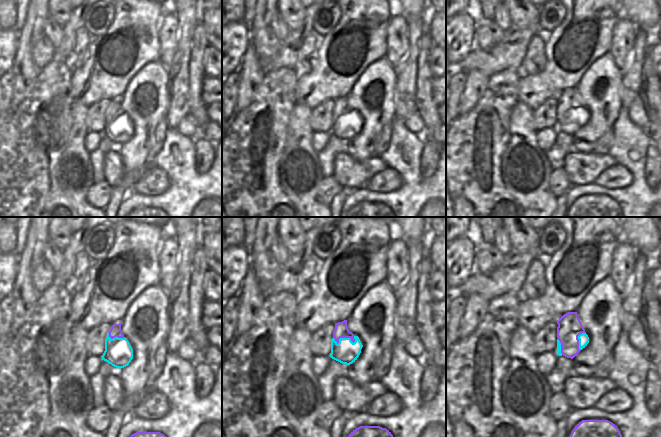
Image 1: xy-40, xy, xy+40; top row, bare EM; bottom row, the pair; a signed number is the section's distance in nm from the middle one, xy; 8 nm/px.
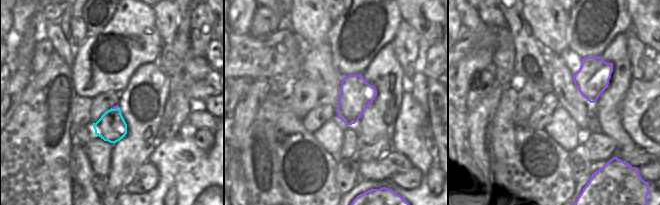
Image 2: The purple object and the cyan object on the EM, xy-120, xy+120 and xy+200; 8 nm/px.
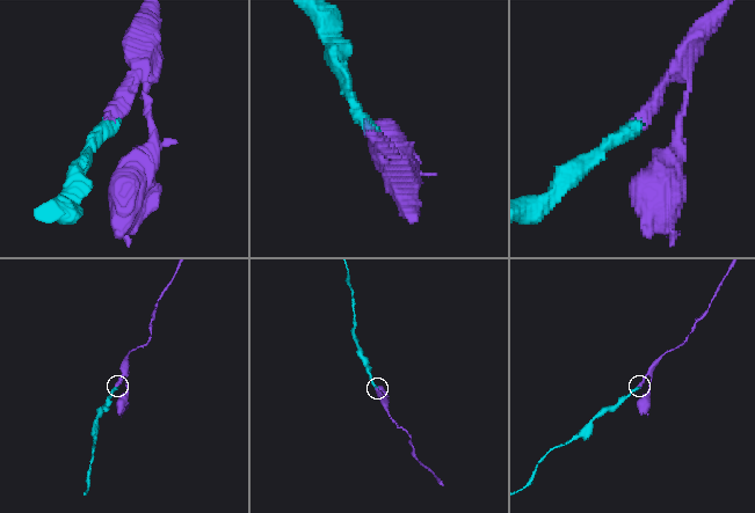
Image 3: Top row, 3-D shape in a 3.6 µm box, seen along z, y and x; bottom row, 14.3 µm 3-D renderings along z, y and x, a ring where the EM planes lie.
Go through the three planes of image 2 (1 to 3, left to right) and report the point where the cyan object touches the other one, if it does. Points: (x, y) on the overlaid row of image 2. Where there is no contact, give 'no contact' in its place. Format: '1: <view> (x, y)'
1: xy-120 (114, 108)
2: no contact
3: no contact

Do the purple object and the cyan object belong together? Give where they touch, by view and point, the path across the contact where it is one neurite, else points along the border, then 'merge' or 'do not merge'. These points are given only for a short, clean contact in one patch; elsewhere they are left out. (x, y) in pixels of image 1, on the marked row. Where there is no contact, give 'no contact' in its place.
meets purple in xy at (343, 337); runs through xy (341, 330), (343, 337), (346, 352); merge

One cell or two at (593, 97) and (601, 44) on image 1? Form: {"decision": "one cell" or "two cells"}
{"decision": "two cells"}

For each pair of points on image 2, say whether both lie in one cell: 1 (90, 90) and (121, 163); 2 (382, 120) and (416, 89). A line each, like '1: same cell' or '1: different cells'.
1: different cells
2: different cells

